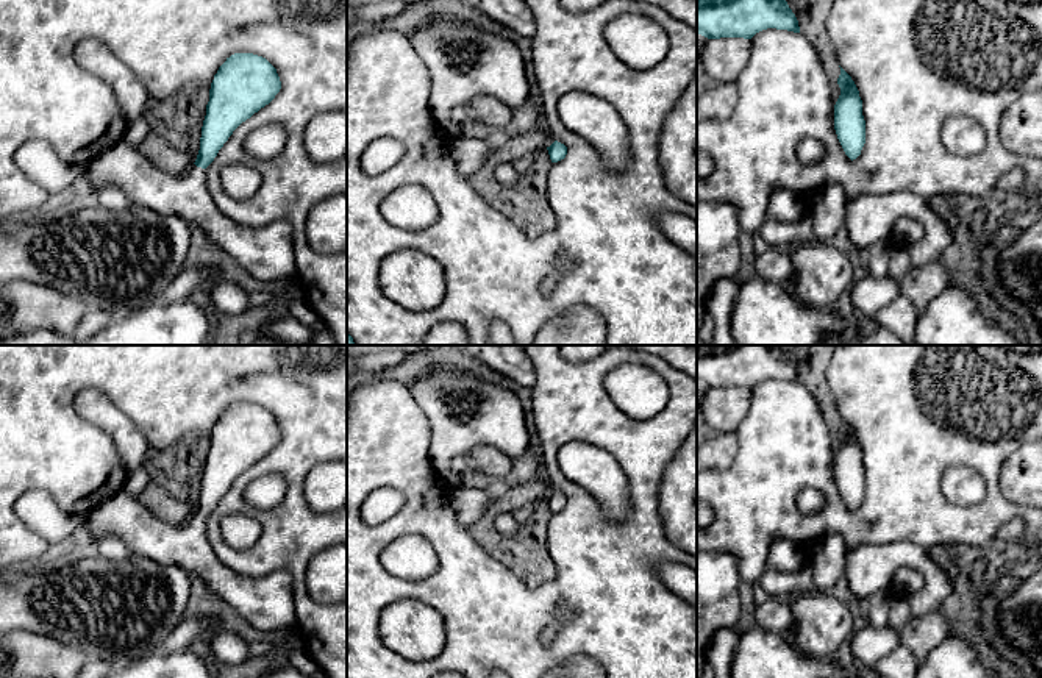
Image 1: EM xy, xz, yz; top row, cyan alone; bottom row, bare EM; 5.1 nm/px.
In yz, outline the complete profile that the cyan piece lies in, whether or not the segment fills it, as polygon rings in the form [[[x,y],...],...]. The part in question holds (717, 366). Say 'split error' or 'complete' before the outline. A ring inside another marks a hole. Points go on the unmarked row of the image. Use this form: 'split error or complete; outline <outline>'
complete; outline [[[697,345],[697,383],[708,389],[751,389],[767,378],[800,383],[784,345]]]

